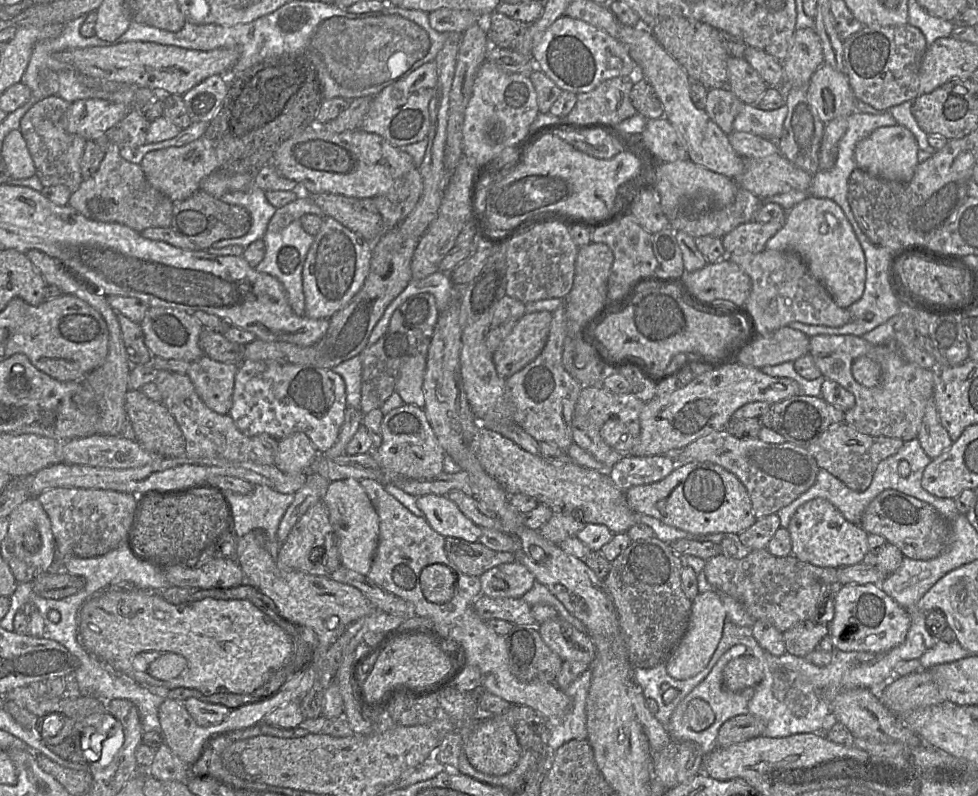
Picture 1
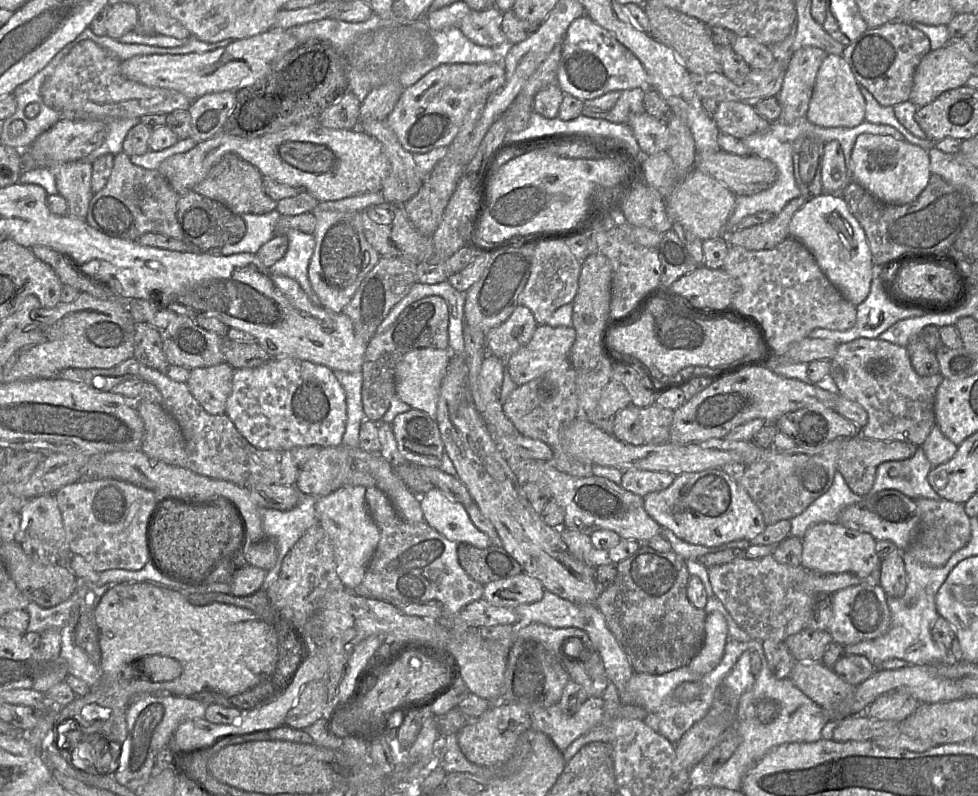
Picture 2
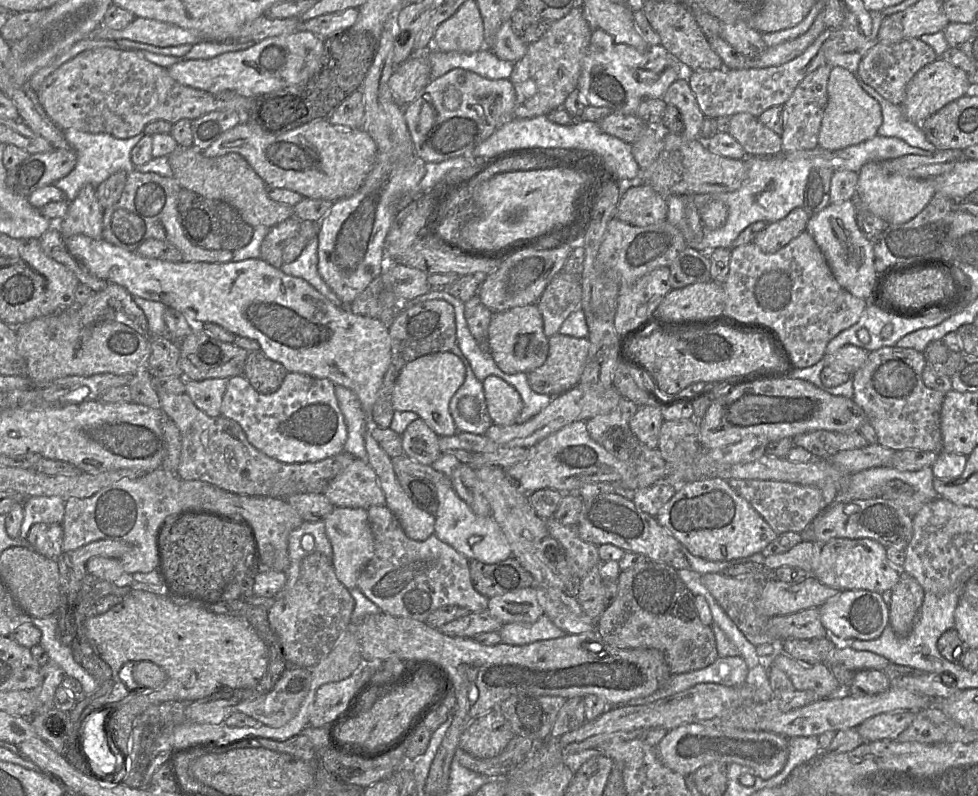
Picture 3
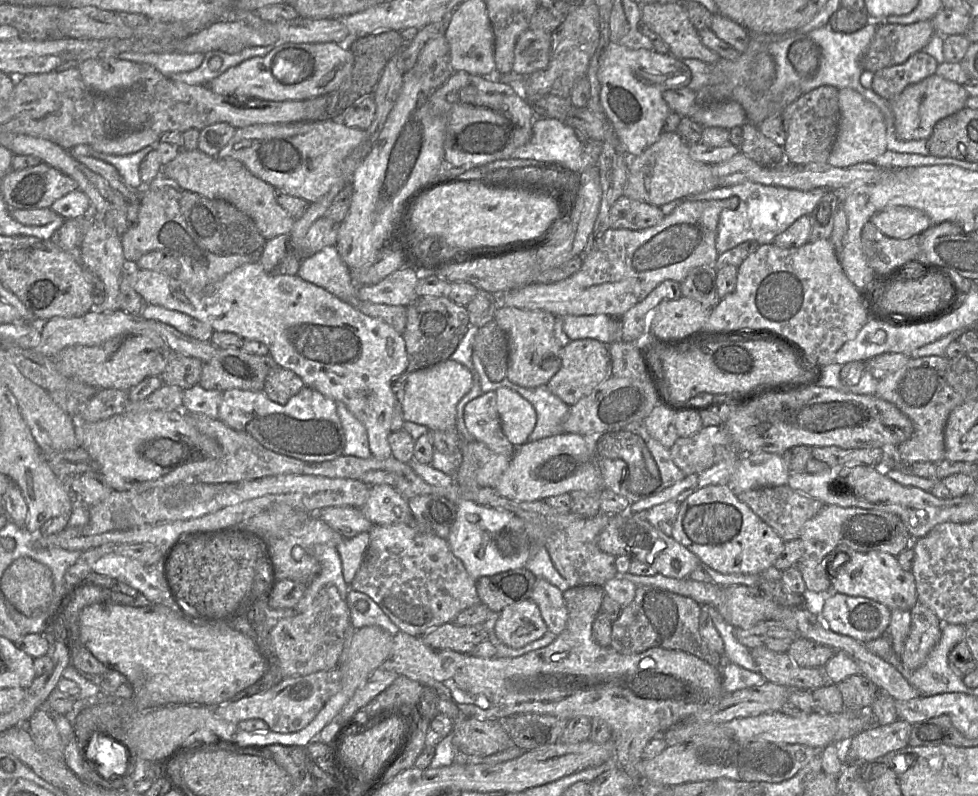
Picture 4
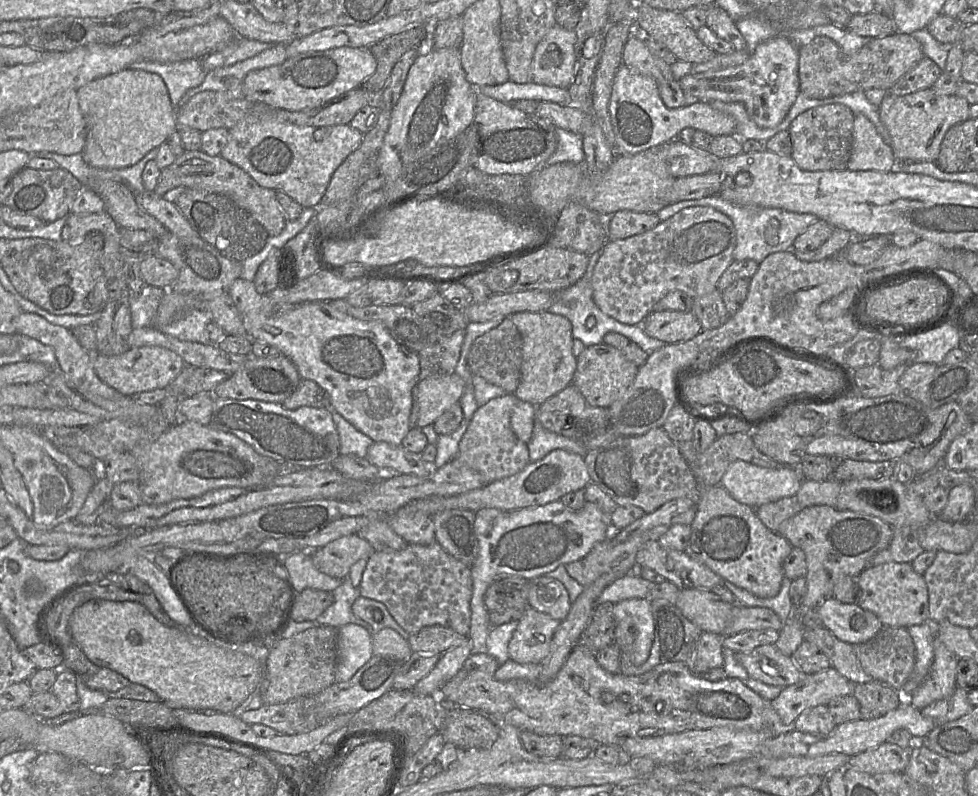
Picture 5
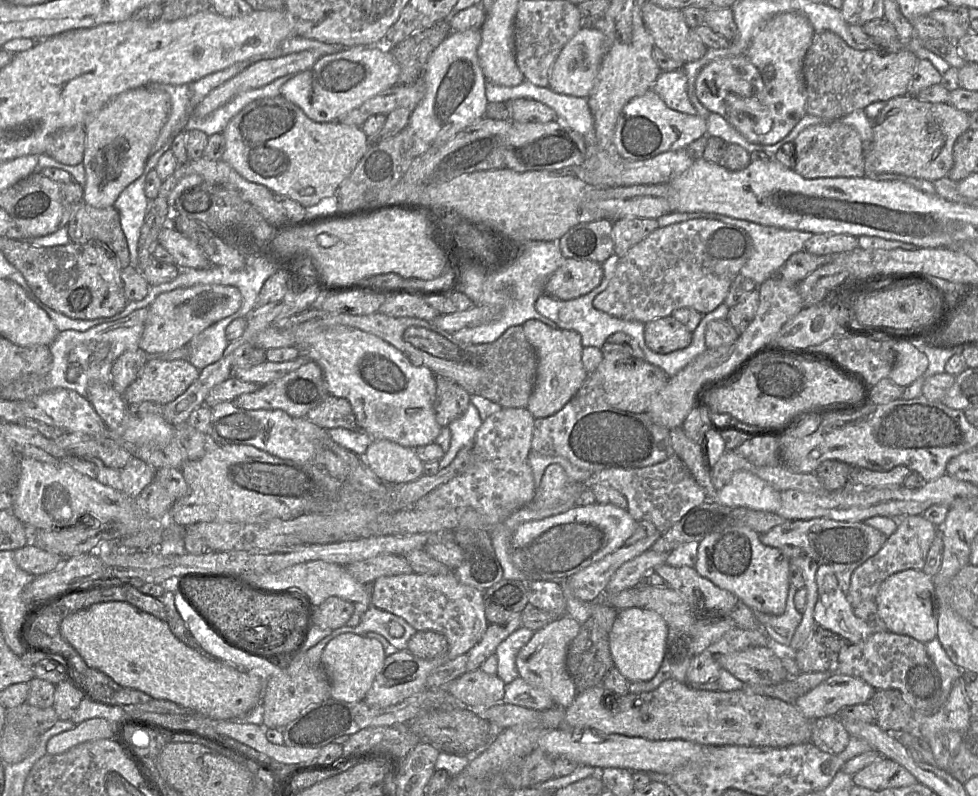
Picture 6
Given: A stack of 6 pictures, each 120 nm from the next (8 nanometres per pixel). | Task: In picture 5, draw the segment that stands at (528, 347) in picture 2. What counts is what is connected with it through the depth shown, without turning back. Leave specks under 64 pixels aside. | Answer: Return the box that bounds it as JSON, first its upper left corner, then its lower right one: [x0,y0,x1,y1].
[572,343,639,408]

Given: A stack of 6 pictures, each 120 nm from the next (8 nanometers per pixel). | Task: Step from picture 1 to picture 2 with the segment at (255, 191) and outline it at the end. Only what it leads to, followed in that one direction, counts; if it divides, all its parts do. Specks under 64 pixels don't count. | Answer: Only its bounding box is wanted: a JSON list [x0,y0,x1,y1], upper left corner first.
[222,209,281,256]

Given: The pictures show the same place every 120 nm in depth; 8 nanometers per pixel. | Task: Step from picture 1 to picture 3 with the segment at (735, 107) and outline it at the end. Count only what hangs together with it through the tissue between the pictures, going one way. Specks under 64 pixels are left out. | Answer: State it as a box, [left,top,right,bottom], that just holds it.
[728,113,782,157]

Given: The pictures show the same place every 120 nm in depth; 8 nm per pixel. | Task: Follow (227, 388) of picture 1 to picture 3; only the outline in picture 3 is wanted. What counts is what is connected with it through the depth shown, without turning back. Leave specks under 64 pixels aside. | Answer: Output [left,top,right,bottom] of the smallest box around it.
[185,378,228,417]

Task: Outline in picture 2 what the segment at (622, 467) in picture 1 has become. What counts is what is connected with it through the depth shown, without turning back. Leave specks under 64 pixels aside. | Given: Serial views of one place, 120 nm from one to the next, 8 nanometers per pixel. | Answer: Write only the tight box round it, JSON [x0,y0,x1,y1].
[620,469,675,497]

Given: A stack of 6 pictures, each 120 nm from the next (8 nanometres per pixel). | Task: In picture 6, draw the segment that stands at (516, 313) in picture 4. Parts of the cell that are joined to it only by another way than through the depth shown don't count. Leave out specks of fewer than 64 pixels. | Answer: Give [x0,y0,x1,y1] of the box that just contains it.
[522,320,588,419]

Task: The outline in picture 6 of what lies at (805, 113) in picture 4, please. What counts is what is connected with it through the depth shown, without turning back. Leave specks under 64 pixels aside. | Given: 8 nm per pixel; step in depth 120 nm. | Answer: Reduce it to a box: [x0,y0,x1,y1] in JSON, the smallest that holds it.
[794,120,866,178]

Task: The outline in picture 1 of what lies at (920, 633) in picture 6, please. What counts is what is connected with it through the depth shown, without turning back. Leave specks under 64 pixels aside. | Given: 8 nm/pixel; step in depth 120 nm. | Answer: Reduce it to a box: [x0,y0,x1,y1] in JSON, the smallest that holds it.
[787,498,868,568]

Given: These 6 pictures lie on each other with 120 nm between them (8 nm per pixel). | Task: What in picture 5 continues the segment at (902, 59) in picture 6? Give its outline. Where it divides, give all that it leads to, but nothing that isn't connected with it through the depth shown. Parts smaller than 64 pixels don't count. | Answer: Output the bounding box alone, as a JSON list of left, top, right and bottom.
[798,32,924,99]

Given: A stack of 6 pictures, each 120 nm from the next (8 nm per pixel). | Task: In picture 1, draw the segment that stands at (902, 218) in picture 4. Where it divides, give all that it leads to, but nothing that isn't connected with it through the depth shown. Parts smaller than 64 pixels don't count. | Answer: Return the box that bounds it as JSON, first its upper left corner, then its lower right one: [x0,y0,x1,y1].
[854,124,920,181]

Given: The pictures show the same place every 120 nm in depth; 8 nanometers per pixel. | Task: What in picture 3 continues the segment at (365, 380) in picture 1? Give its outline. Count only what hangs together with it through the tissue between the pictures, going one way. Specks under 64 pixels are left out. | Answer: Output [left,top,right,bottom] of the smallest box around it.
[372,299,456,428]

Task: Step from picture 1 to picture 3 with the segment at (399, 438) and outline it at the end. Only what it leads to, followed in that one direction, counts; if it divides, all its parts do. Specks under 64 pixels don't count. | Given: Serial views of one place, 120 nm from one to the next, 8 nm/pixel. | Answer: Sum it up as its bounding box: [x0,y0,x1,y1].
[401,417,442,466]

